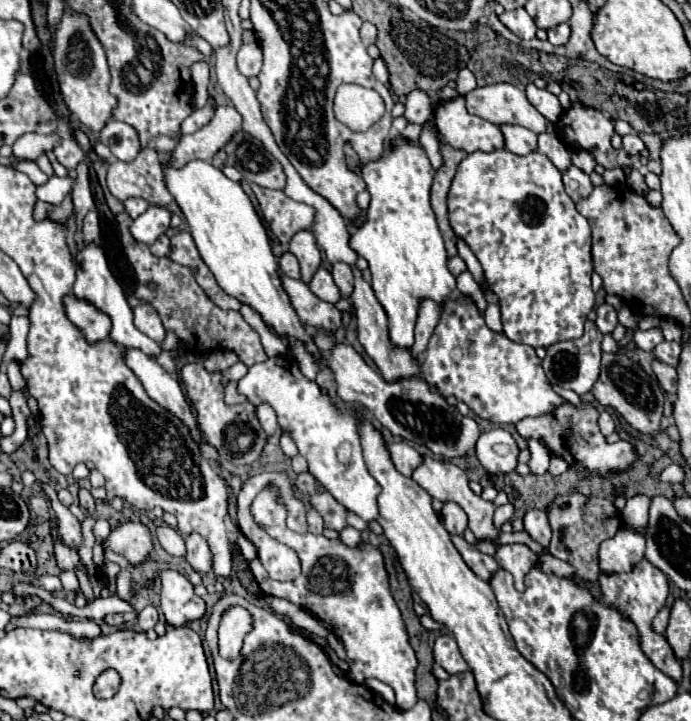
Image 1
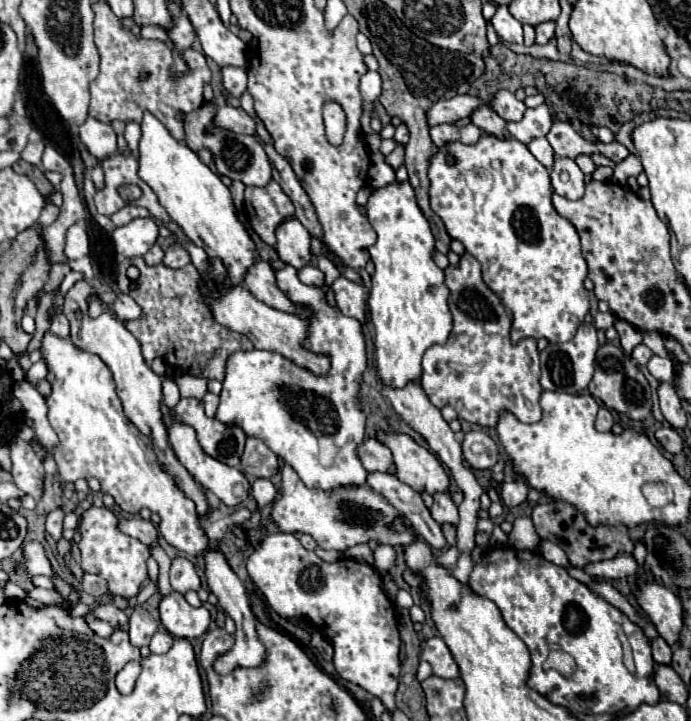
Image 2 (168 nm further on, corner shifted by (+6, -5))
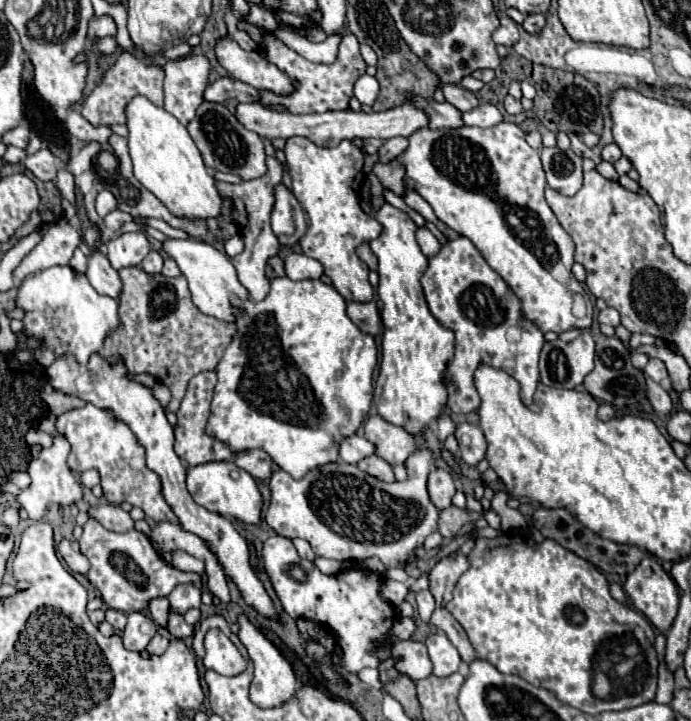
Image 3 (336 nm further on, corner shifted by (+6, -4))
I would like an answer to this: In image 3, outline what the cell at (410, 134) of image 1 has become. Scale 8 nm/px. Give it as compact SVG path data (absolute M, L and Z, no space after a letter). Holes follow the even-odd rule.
M390 161L388 165L382 165L382 163L374 163L374 169L372 173L380 179L382 187L396 193L398 197L404 197L406 195L406 189L404 189L404 183L402 183L402 175L404 175L404 167L398 165L396 161Z

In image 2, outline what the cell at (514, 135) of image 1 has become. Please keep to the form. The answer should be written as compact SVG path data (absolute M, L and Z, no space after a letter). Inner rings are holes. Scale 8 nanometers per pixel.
M480 106L474 114L472 114L472 122L490 136L502 136L502 140L506 140L508 130L506 130L506 120L502 120L492 108L488 106Z

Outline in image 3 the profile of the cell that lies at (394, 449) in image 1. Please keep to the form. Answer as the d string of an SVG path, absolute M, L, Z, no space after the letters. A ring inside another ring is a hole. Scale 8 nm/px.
M350 435L340 443L340 461L356 465L360 459L372 455L374 451L374 445L366 441L362 435Z

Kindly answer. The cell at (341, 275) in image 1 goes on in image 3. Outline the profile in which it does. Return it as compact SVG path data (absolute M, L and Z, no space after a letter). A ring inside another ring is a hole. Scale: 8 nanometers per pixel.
M348 303L348 315L358 325L358 329L366 335L382 335L382 317L378 305L370 303Z

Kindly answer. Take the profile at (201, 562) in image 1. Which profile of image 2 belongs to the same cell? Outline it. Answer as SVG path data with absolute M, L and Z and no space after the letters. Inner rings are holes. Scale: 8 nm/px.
M184 556L174 558L170 568L170 584L180 594L184 594L186 590L200 590L200 576L194 562Z

